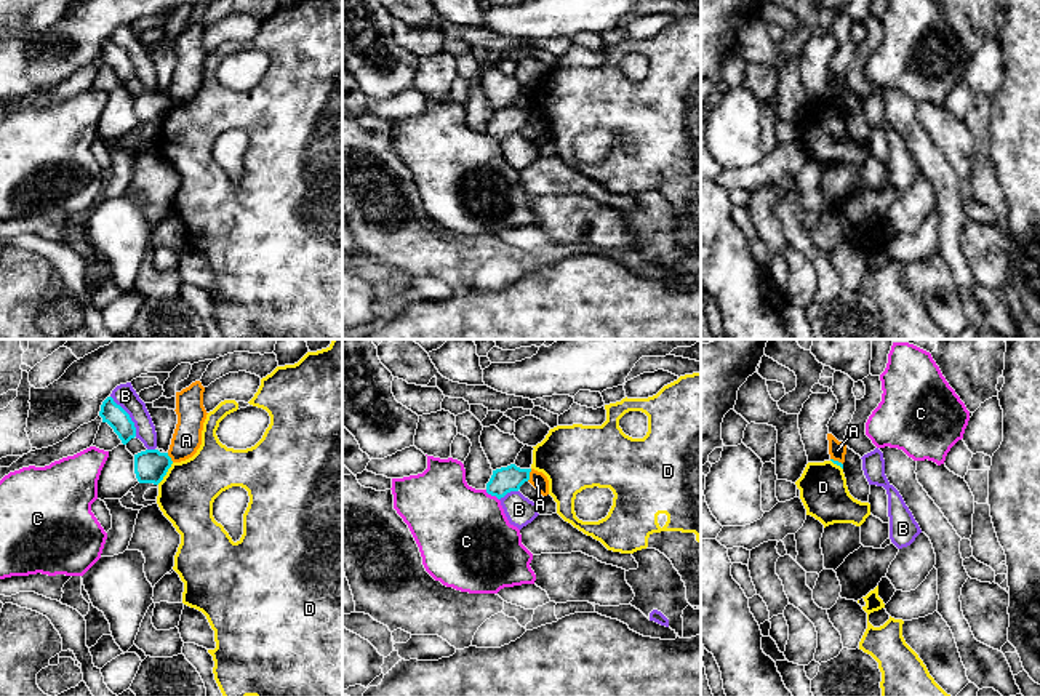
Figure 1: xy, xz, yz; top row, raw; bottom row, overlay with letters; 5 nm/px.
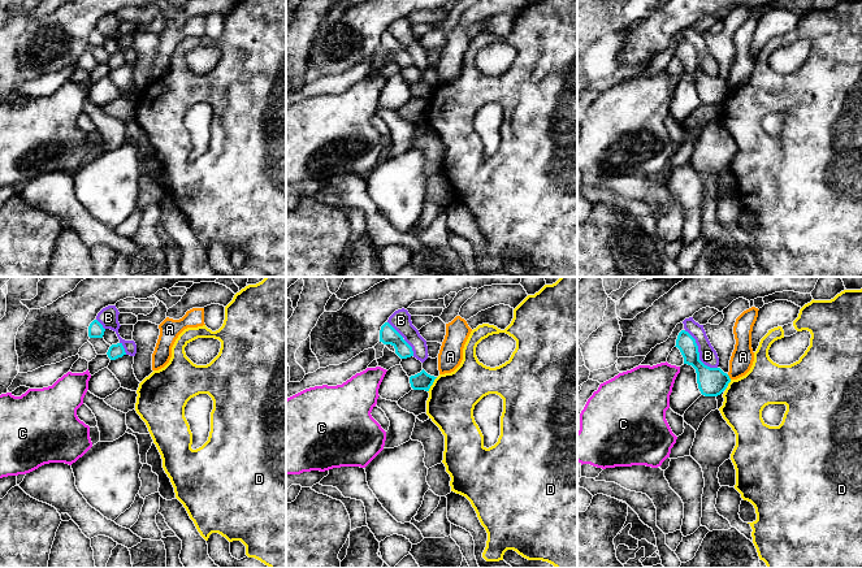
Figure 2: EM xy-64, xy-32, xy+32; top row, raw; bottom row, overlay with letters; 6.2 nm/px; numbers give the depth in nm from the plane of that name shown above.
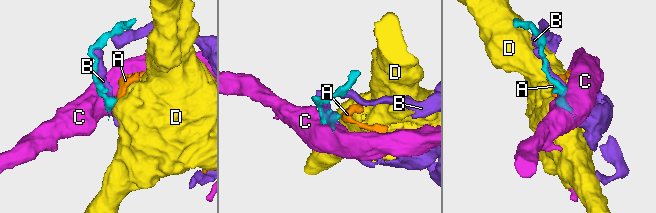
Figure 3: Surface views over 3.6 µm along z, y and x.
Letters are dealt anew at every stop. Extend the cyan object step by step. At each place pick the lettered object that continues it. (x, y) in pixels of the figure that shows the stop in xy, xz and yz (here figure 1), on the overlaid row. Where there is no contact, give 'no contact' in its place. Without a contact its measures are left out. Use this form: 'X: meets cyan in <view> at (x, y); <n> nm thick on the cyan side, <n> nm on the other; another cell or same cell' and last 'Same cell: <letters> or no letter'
A: meets cyan in xz at (528, 476); 130 nm thick on the cyan side, 80 nm on the other; another cell
B: meets cyan in xy at (128, 416); 110 nm thick on the cyan side, 110 nm on the other; another cell
C: meets cyan in xz at (492, 495); 130 nm thick on the cyan side, 460 nm on the other; another cell
D: meets cyan in xy at (165, 474); 170 nm thick on the cyan side, 280 nm on the other; another cell
Same cell: no letter

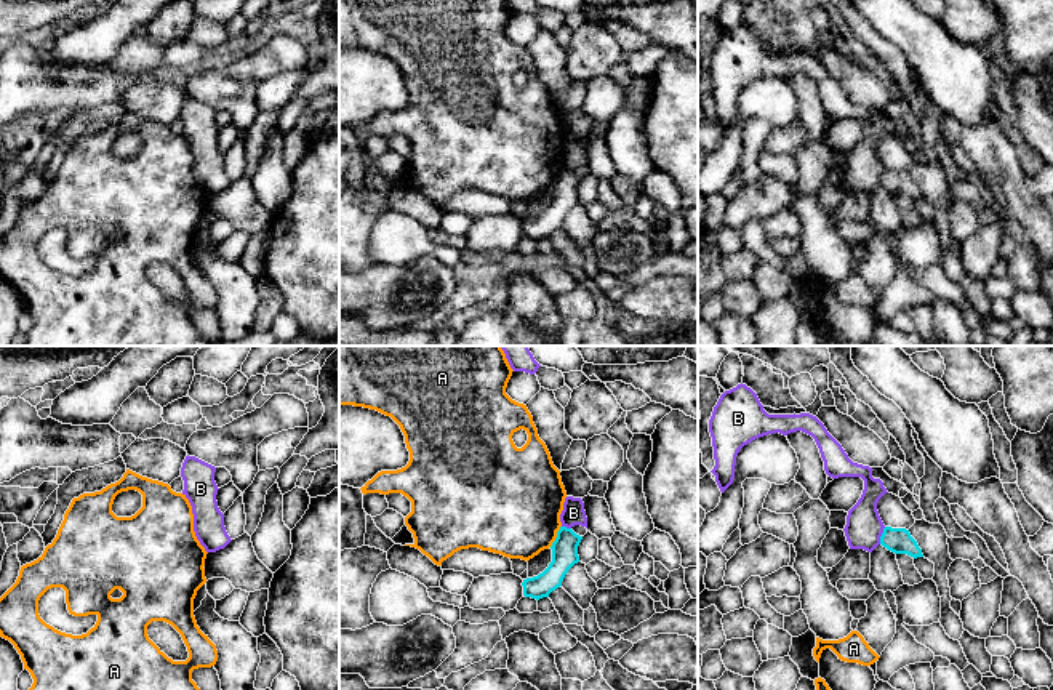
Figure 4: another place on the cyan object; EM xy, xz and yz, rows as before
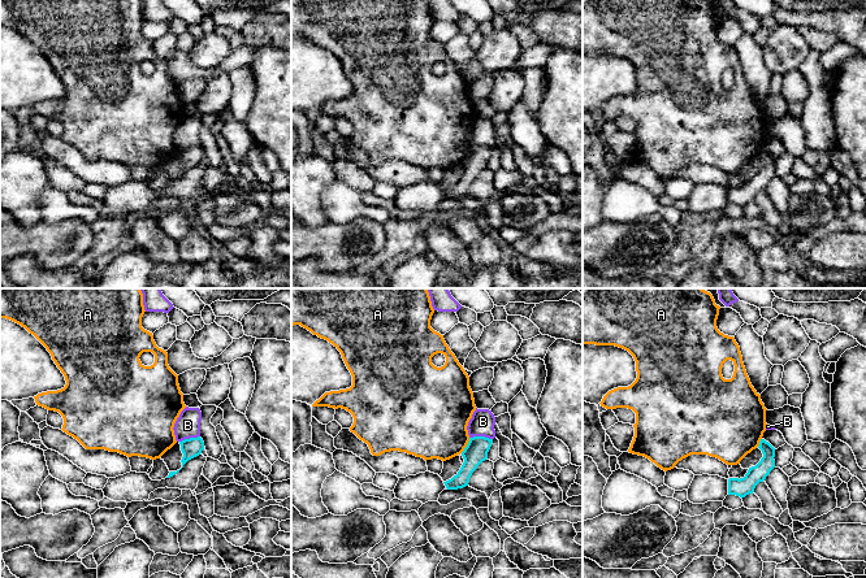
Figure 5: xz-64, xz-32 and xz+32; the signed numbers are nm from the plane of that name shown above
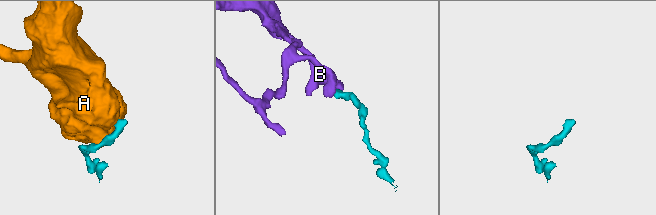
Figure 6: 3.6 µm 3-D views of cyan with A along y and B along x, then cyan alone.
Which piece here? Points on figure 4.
A: meets cyan in xz at (557, 537); 130 nm thick on the cyan side, 460 nm on the other; another cell
B: meets cyan in yz at (882, 535); 130 nm thick on the cyan side, 190 nm on the other; another cell
Same cell: no letter

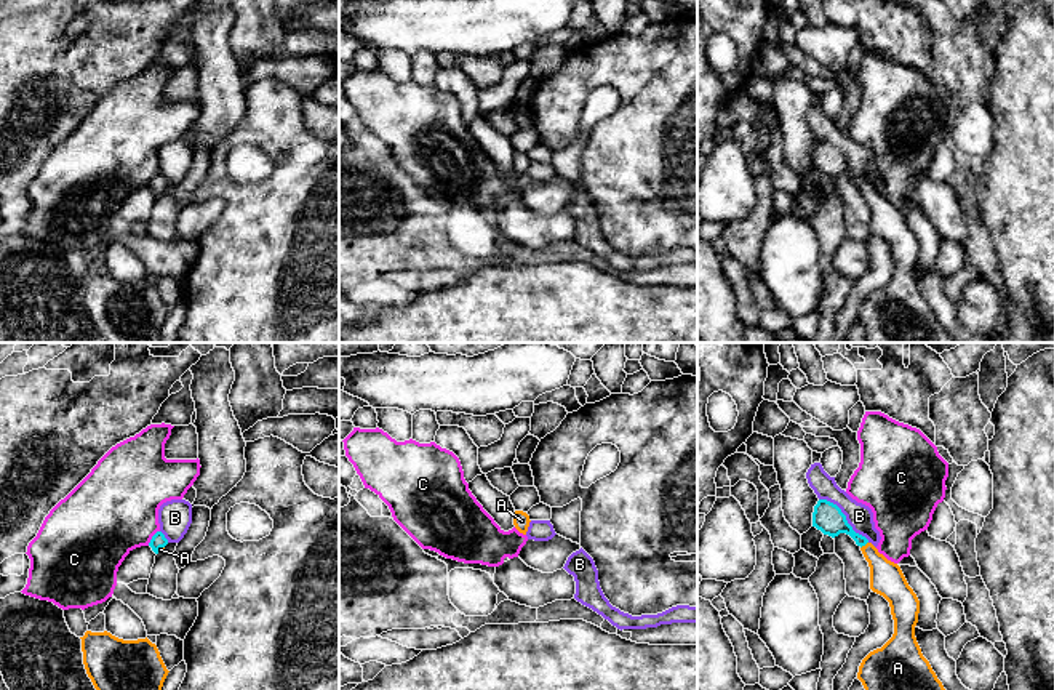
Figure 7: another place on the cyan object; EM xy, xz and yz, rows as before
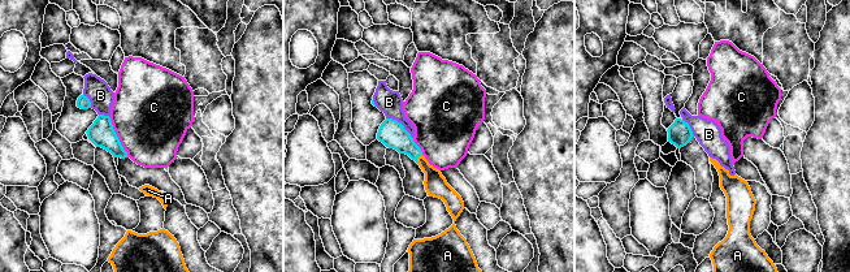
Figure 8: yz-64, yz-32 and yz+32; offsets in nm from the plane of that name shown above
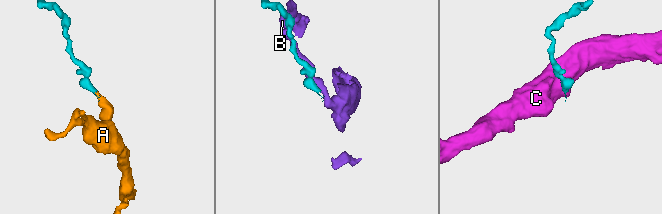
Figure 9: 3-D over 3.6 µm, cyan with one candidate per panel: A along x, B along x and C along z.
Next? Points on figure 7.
A: meets cyan in yz at (864, 545); 150 nm thick on the cyan side, 170 nm on the other; same cell
B: meets cyan in yz at (845, 517); 150 nm thick on the cyan side, 130 nm on the other; another cell
C: meets cyan in xy at (152, 538); 70 nm thick on the cyan side, 440 nm on the other; another cell
Same cell: A

